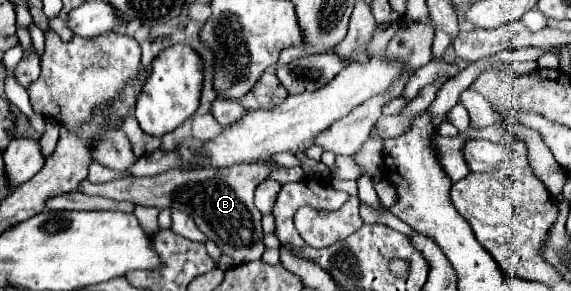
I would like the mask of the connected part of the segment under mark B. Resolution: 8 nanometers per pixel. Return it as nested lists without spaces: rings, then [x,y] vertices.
[[[233,165],[229,169],[171,169],[155,177],[125,177],[109,183],[93,185],[83,181],[79,191],[87,195],[99,195],[117,201],[133,201],[137,205],[149,207],[175,207],[191,215],[197,227],[211,239],[225,255],[229,255],[237,265],[261,259],[263,227],[261,213],[255,211],[253,191],[269,175],[269,165]]]

